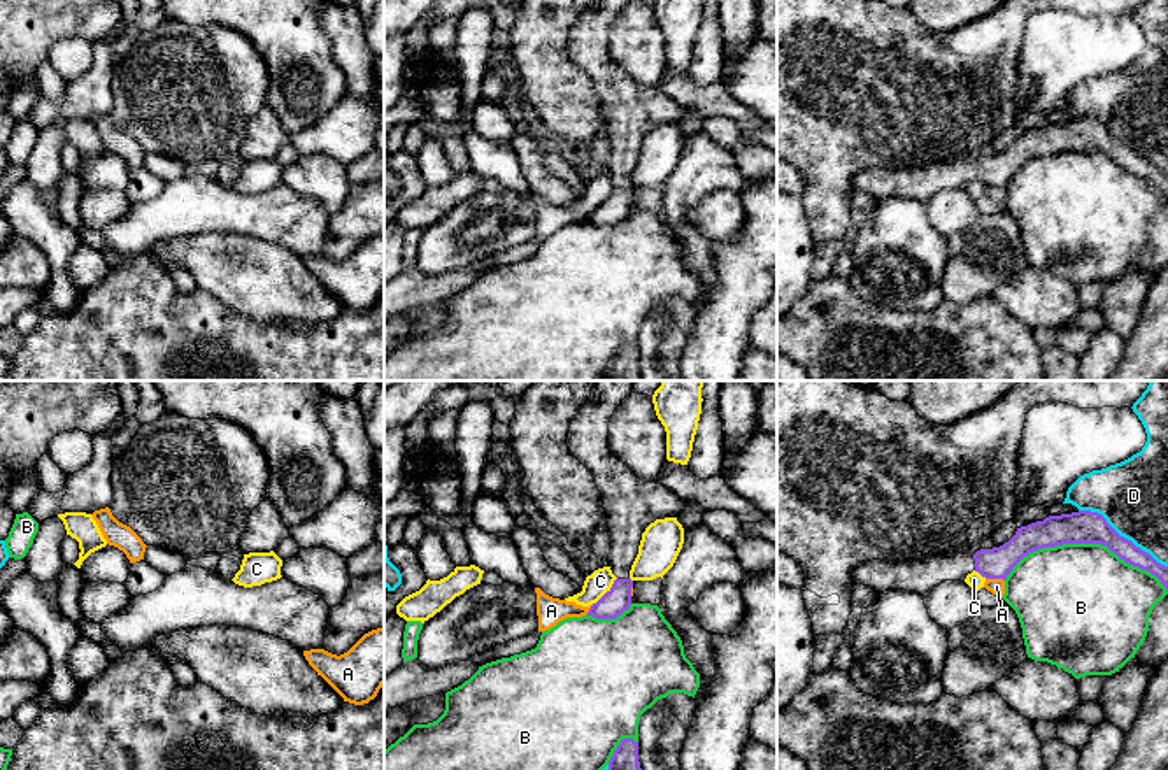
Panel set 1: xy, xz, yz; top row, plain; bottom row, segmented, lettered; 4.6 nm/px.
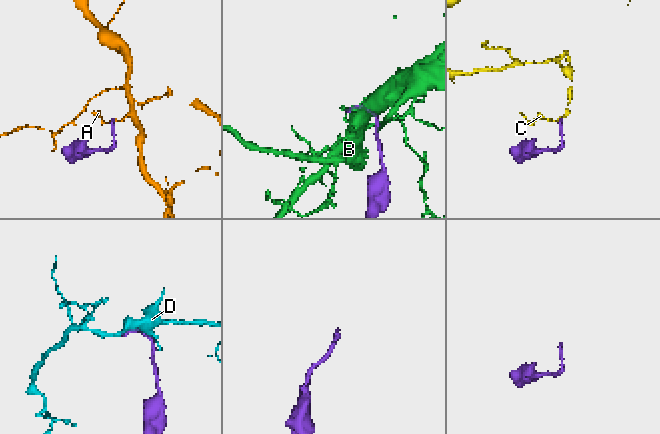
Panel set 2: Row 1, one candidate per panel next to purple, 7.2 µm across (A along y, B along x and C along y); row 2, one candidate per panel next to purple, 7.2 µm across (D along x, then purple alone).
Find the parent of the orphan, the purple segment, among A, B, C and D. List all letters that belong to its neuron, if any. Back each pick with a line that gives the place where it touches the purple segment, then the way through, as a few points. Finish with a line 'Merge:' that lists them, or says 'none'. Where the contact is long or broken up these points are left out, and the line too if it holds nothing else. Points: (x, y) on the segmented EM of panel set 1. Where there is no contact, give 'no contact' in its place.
Merge: none

